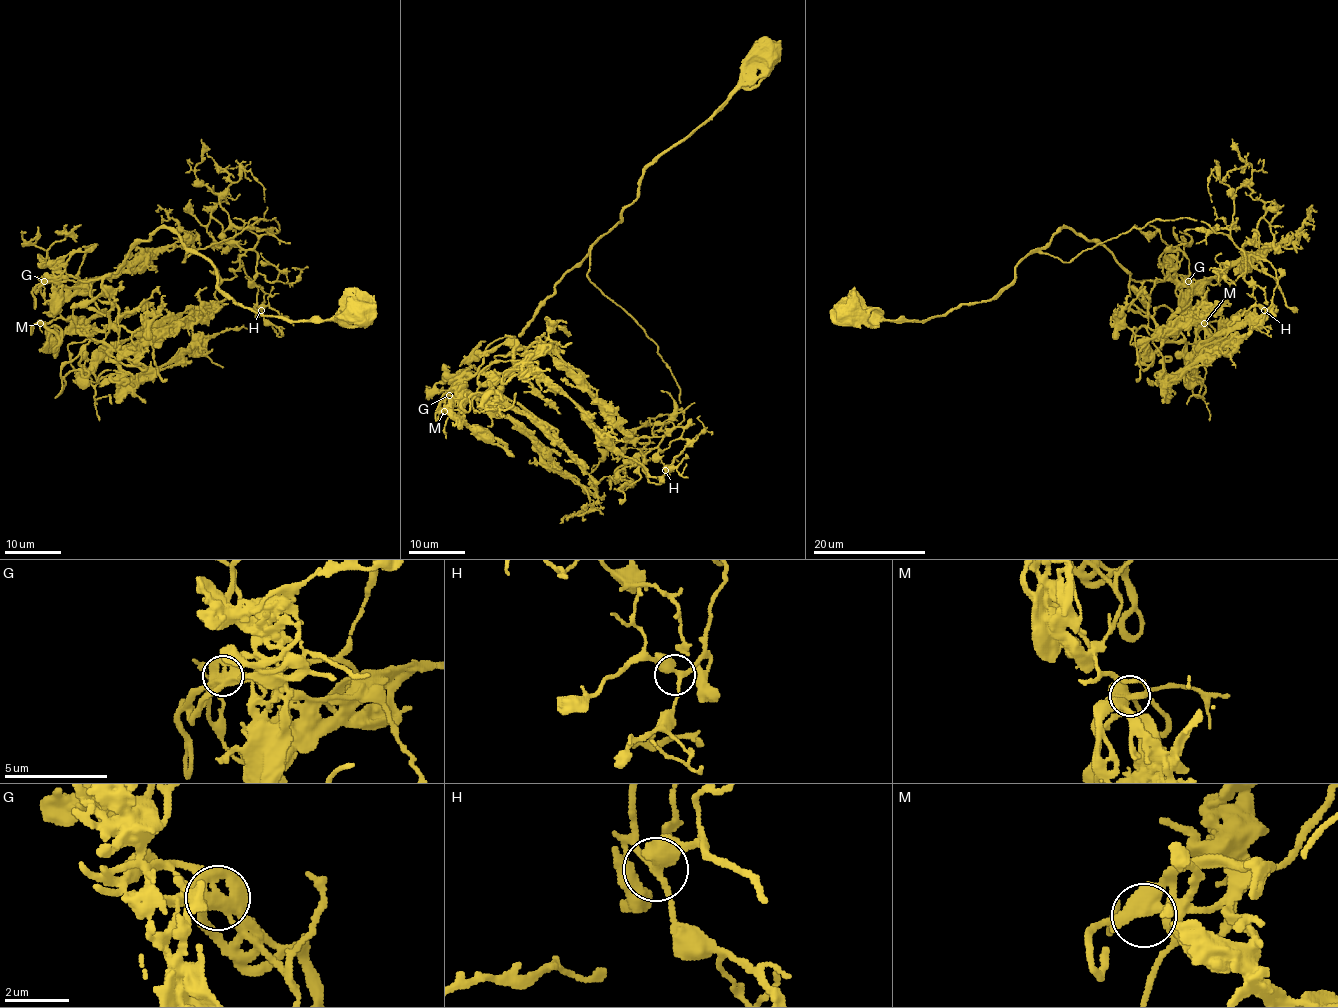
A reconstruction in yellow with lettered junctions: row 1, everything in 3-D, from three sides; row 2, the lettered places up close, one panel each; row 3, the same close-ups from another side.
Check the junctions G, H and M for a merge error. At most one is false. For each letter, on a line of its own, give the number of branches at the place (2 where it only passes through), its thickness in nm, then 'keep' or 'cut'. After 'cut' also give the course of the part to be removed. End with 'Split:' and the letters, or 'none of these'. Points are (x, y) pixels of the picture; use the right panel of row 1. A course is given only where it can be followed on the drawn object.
G: 4 branches meet; 360 nm thick; keep
H: 4 branches meet; 360 nm thick; keep
M: 4 branches meet; 400 nm thick; keep
Split: none of these

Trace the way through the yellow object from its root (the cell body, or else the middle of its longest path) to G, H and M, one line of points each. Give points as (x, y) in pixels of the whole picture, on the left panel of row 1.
G: (362, 308), (329, 320), (258, 314), (228, 298), (217, 270), (168, 228), (139, 241), (113, 273), (44, 280)
H: (362, 308), (262, 315), (220, 290), (206, 259), (185, 255), (275, 217), (279, 230), (254, 249), (261, 310)
M: (362, 308), (329, 320), (258, 314), (158, 228), (113, 273), (61, 282), (60, 315), (40, 324)

